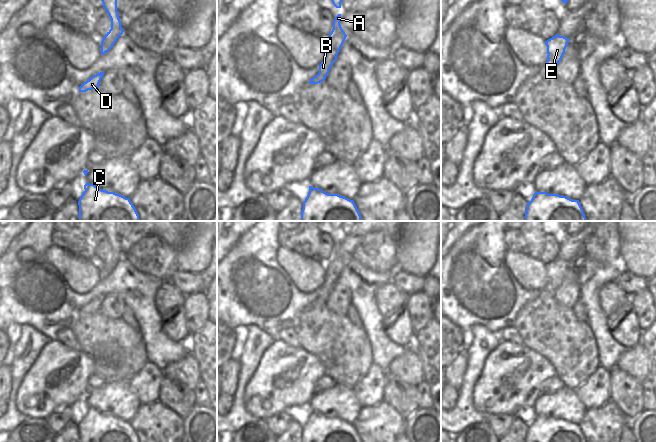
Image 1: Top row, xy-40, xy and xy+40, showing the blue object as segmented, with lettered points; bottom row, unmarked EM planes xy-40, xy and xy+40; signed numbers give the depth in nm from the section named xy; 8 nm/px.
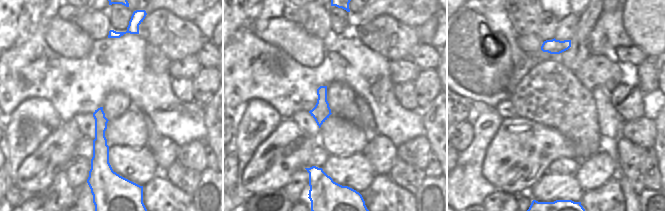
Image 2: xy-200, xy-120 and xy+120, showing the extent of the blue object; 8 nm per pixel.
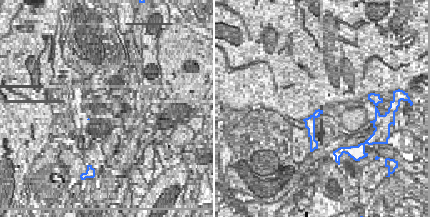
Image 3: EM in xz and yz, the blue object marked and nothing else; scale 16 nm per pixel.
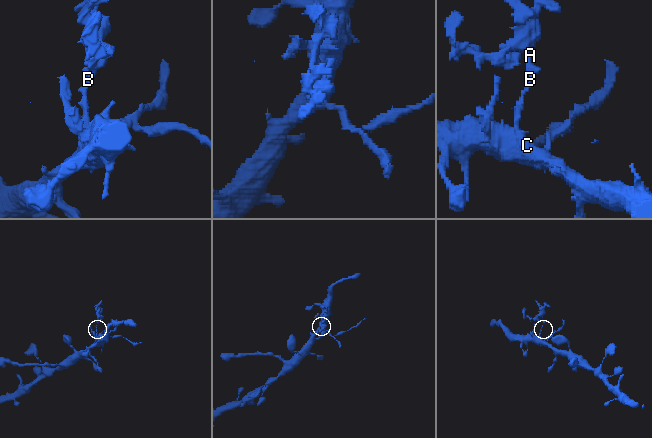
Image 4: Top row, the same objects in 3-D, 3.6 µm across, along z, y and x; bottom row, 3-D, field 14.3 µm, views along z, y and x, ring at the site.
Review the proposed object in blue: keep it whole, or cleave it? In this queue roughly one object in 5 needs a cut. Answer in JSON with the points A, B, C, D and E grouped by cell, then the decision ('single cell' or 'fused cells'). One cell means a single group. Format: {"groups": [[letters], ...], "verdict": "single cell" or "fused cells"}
{"groups": [["A", "B", "D", "E"], ["C"]], "verdict": "fused cells"}

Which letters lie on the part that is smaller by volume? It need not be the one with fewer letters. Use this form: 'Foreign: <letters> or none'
Foreign: A, B, D, E

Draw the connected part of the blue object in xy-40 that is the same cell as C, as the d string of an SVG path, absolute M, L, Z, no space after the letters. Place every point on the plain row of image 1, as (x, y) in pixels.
M88 406L84 413L78 425L79 442L139 442L129 422Z

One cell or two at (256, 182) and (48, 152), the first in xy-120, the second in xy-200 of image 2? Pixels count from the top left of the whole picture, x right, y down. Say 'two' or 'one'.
one

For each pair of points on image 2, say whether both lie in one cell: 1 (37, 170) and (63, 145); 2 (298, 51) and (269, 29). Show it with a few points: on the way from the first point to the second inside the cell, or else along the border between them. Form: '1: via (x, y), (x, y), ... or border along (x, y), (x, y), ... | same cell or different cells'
1: via (44, 163), (56, 149) | same cell
2: via (291, 44), (276, 31) | same cell

